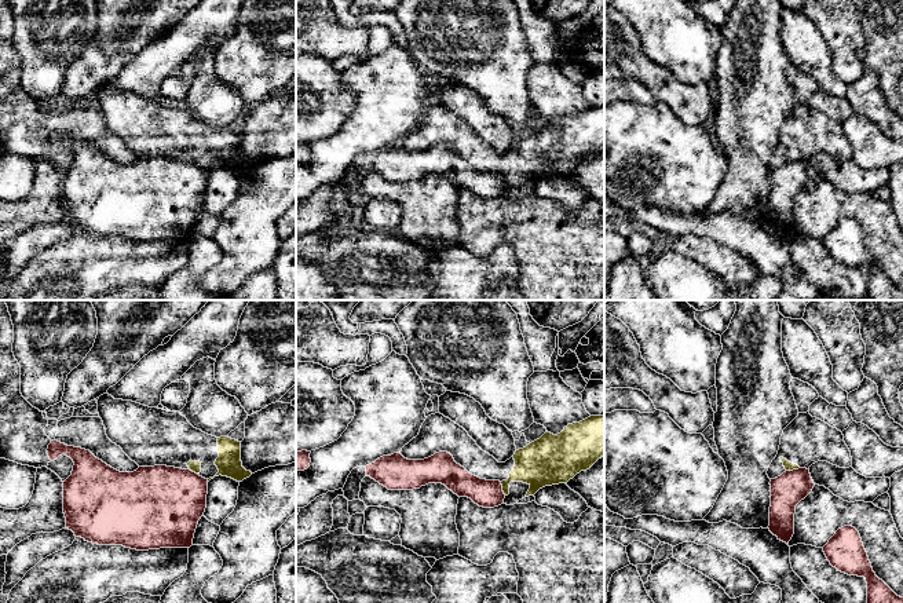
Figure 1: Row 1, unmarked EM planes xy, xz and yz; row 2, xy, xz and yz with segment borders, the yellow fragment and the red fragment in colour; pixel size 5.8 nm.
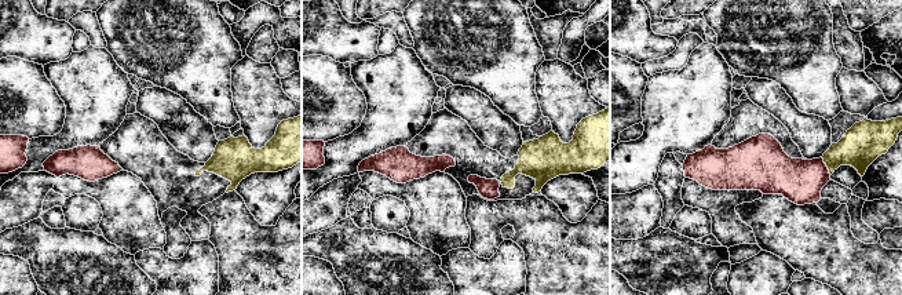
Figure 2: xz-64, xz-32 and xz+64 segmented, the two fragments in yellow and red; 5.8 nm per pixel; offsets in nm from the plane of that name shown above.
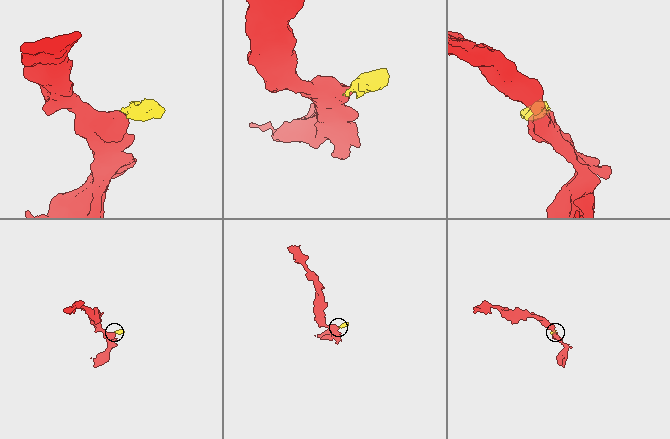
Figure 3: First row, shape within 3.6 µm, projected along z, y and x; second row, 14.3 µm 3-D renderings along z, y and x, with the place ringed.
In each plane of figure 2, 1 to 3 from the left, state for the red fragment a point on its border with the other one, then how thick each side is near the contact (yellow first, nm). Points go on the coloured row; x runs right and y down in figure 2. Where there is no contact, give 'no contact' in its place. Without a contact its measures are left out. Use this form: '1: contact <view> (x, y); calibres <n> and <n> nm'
1: no contact
2: no contact
3: contact xz+64 (826, 166); calibres 240 and 260 nm

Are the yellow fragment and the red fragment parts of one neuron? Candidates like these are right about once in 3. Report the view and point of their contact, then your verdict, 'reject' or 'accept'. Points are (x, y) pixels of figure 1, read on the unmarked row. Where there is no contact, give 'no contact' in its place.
meets yellow in xz at (503, 181); reject

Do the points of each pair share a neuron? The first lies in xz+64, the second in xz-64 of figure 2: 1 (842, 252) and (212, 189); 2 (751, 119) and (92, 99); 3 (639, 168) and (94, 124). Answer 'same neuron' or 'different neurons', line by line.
1: different neurons
2: different neurons
3: same neuron

